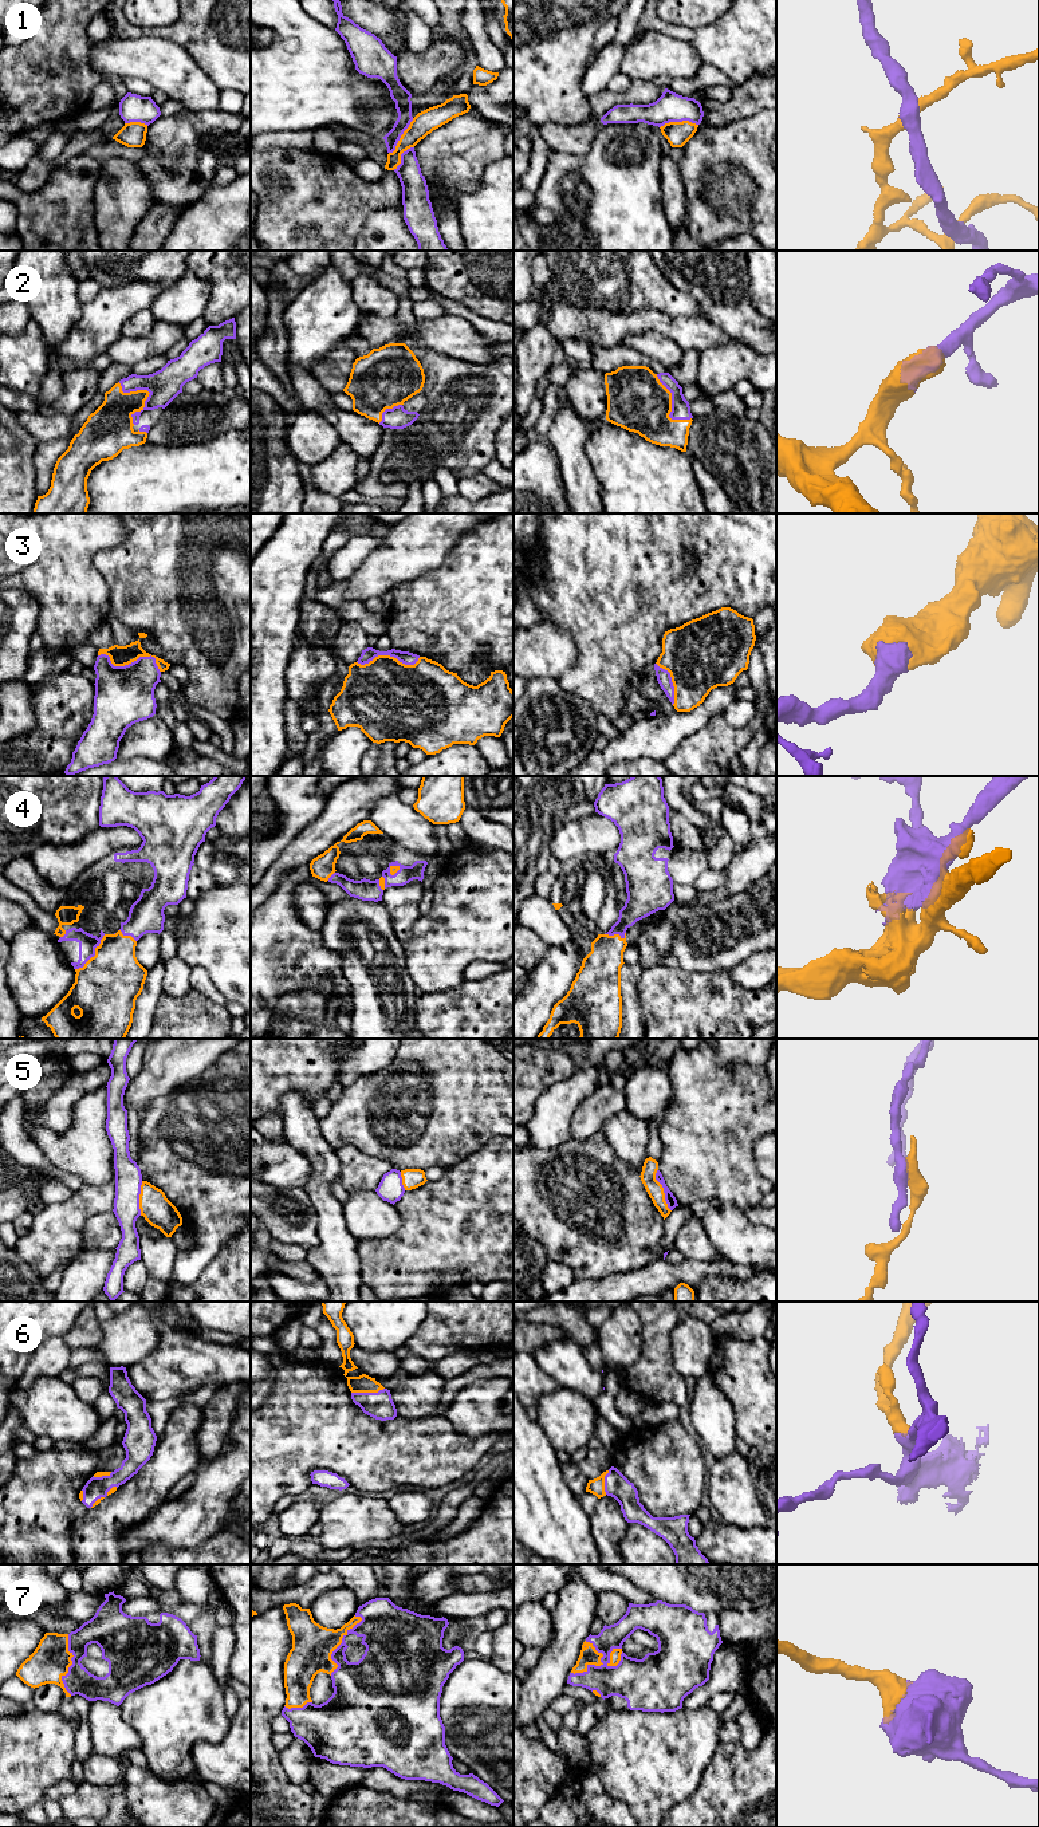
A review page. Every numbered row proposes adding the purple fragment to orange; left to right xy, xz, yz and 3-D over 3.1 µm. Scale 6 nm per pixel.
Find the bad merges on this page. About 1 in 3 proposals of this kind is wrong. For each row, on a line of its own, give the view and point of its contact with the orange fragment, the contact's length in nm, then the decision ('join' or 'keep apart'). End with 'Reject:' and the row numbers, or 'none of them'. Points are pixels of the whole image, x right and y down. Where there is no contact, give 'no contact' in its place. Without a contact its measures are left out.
1: yz (679, 122) | 240 nm | keep apart
2: xy (149, 393) | 280 nm | join
3: xy (132, 661) | 400 nm | join
4: xy (95, 955) | 280 nm | join
5: yz (662, 1190) | 260 nm | keep apart
6: xz (368, 1392) | 200 nm | join
7: xz (339, 1644) | 400 nm | join
Reject: 1, 5

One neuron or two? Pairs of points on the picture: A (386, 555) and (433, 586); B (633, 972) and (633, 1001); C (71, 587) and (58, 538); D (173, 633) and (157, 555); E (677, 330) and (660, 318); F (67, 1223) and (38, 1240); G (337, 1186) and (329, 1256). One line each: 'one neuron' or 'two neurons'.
A: two neurons
B: one neuron
C: one neuron
D: one neuron
E: one neuron
F: one neuron
G: two neurons

